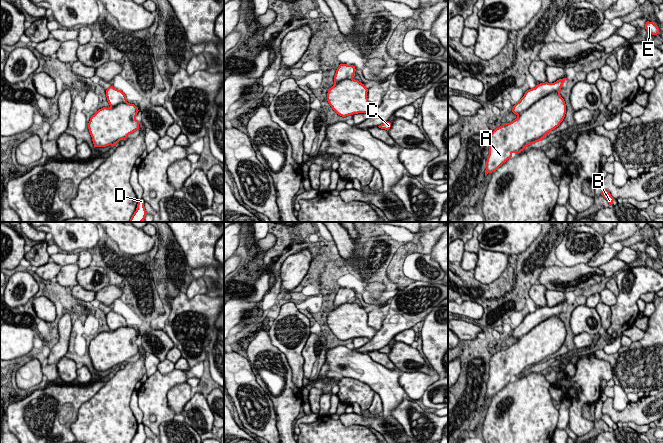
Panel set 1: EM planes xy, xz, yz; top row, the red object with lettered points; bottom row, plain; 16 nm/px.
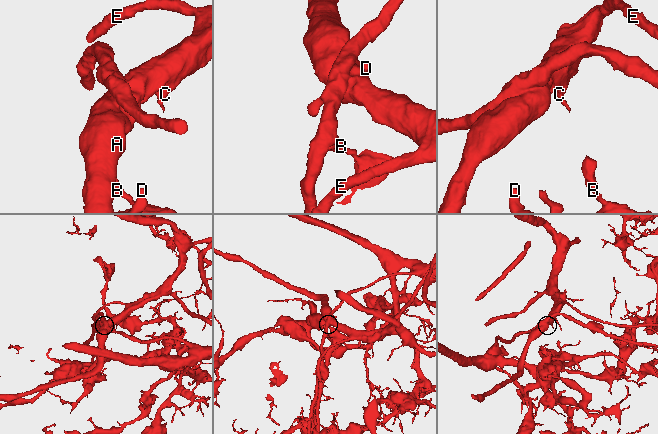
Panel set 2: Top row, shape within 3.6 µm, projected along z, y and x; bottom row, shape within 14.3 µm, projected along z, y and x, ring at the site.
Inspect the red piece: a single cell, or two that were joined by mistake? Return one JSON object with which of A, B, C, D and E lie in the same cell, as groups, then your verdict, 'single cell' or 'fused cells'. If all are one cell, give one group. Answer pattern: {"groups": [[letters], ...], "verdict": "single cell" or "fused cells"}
{"groups": [["A", "C", "E"], ["B", "D"]], "verdict": "fused cells"}

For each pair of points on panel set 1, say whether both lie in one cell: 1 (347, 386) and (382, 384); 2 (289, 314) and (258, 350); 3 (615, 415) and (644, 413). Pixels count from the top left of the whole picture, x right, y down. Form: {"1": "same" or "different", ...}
{"1": "different", "2": "different", "3": "same"}

